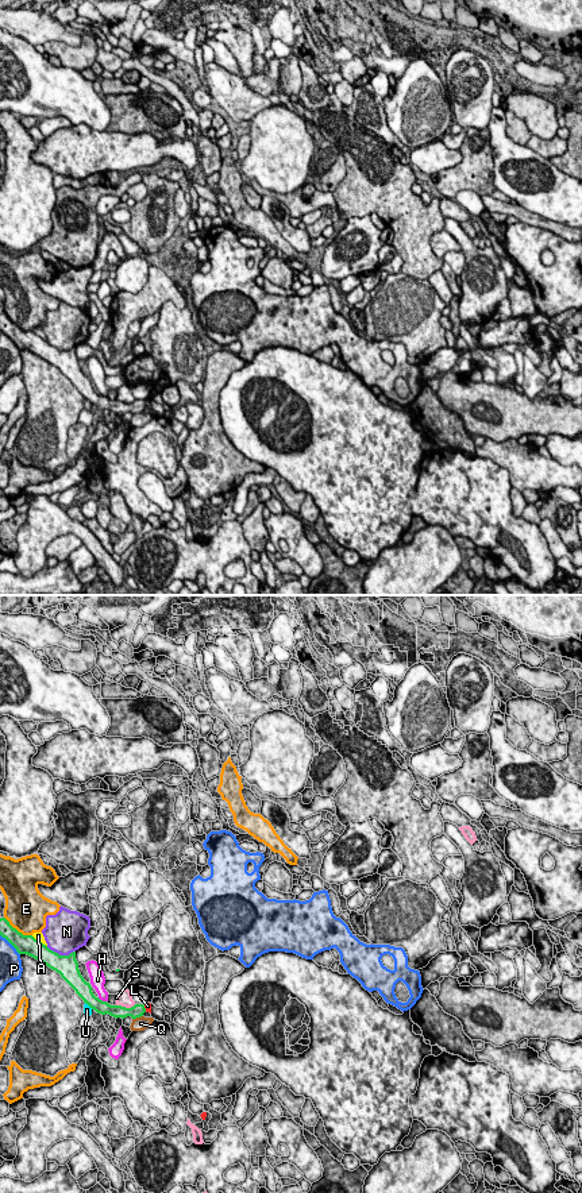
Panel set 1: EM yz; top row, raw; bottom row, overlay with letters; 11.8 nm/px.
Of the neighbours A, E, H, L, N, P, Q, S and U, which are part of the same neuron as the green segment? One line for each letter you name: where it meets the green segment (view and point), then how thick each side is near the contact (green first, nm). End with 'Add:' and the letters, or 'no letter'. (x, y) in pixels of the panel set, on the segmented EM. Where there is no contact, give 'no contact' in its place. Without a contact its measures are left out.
L: contact yz (145, 1008); calibres 160 and 70 nm
Add: L

